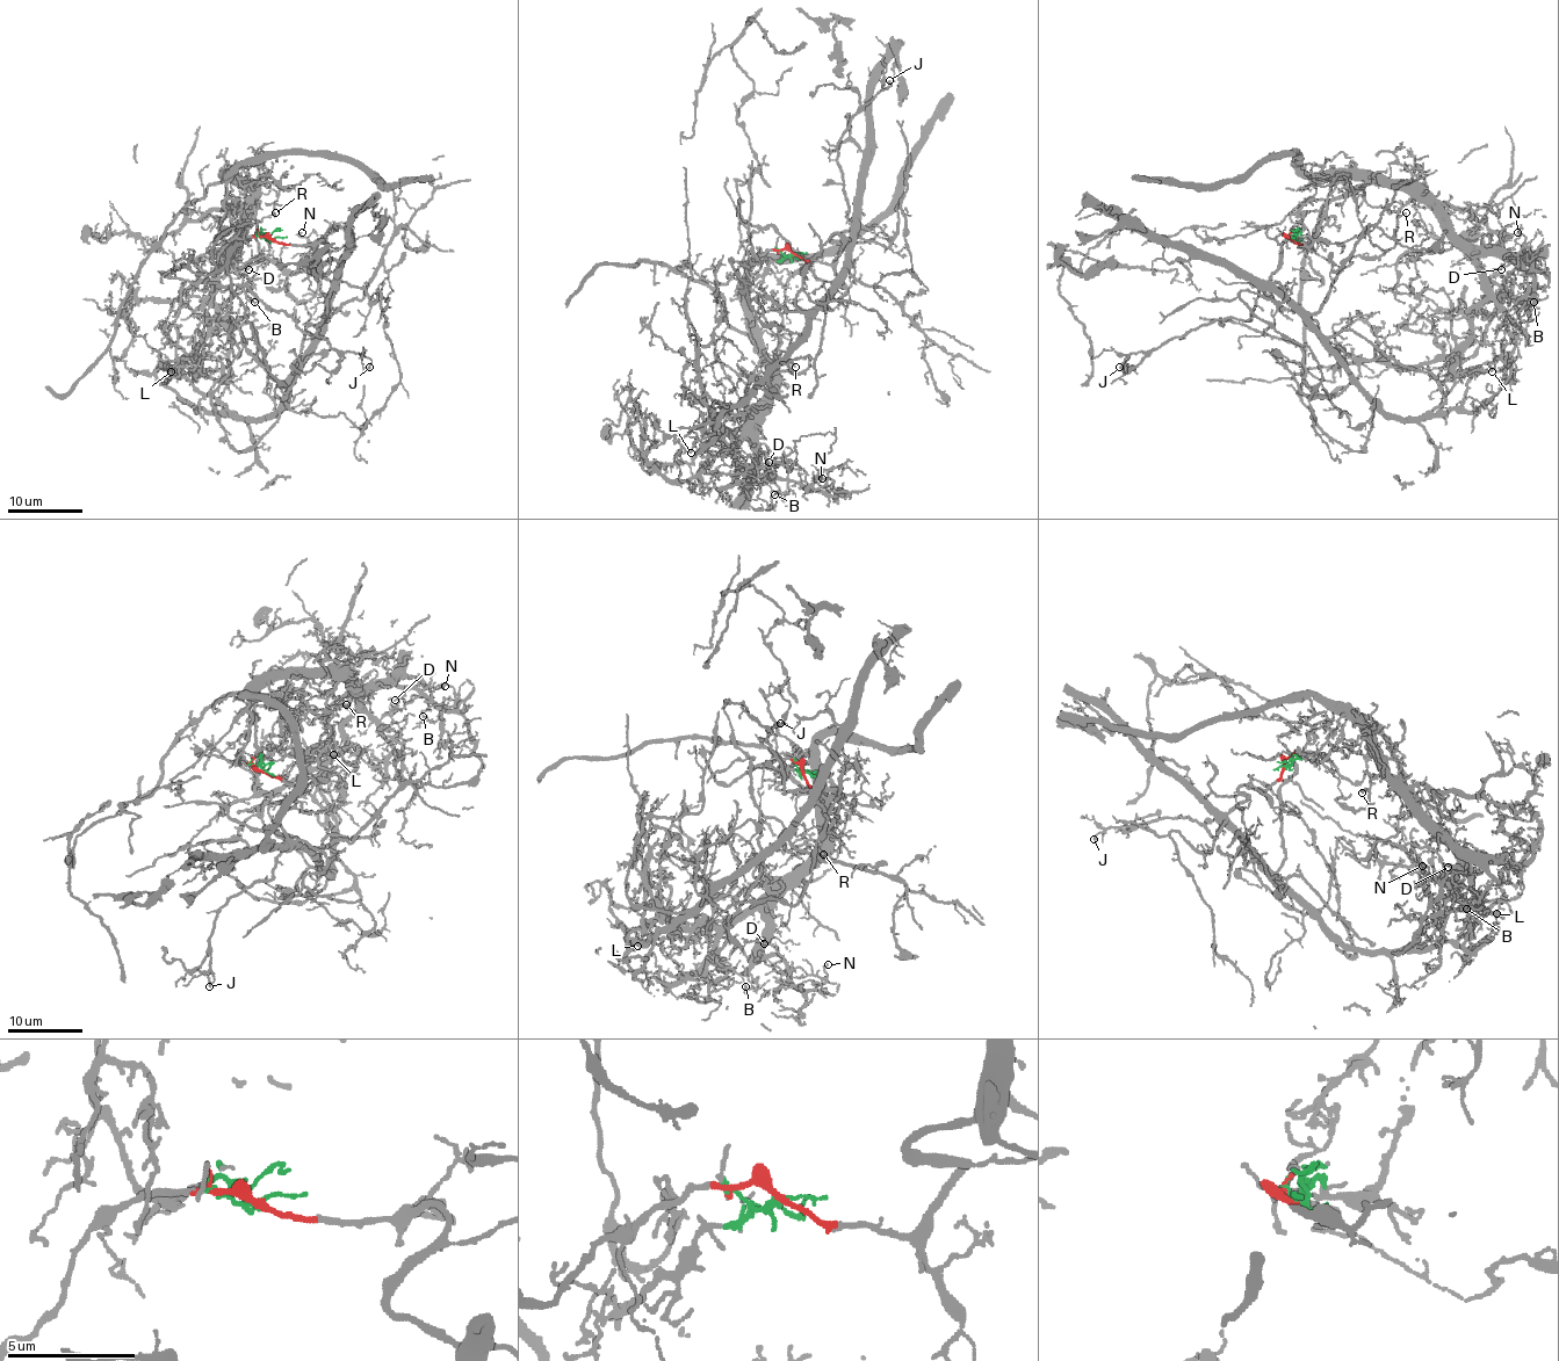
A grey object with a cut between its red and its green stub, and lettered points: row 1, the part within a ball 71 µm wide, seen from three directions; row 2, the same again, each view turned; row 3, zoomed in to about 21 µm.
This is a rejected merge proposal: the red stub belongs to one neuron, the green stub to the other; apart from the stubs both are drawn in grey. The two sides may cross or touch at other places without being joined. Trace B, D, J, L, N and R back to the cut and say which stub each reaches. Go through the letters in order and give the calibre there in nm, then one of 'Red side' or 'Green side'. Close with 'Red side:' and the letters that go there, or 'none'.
B: Thickness 120 nm. Green side
D: Thickness 70 nm. Green side
J: Thickness 160 nm. Red side
L: Thickness 100 nm. Green side
N: Thickness 130 nm. Green side
R: Thickness 110 nm. Green side
Red side: J

